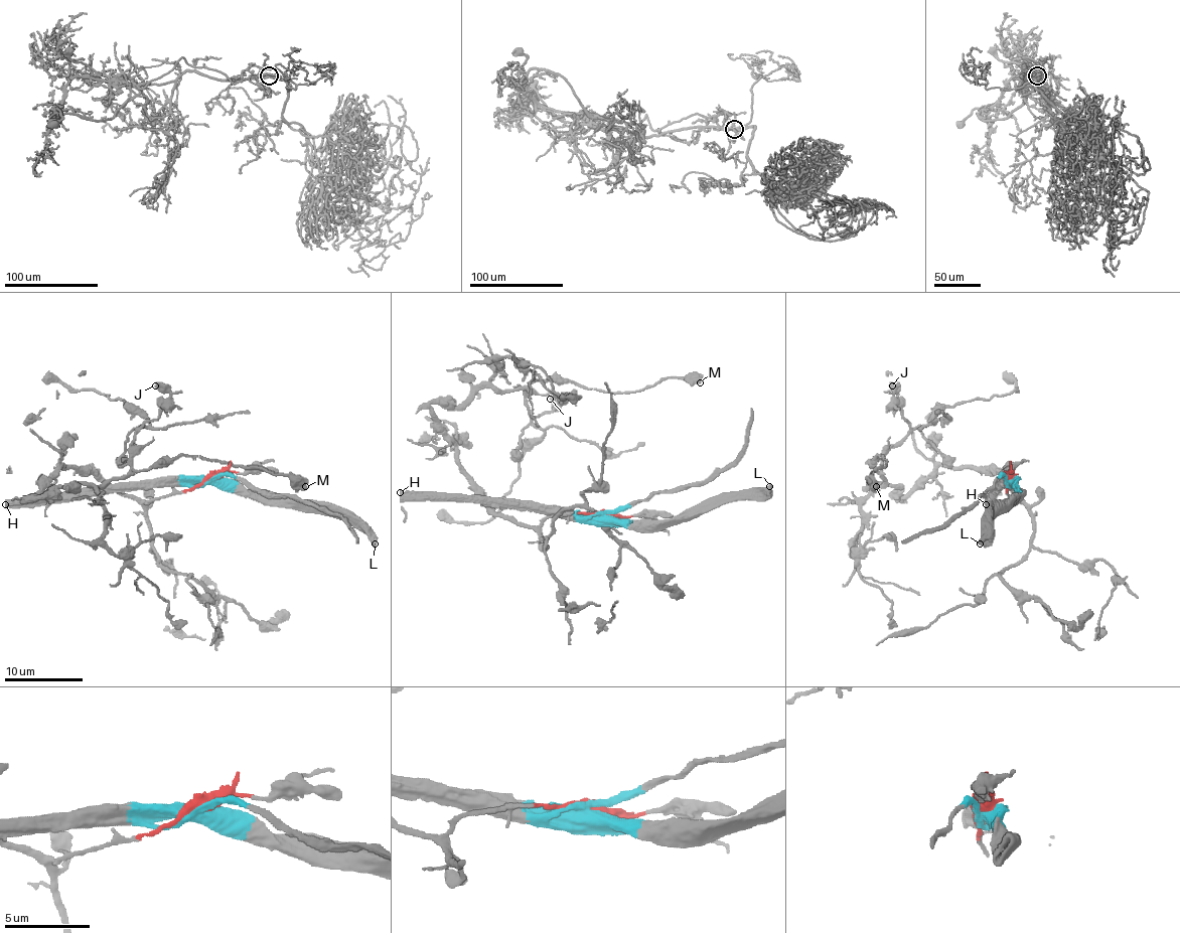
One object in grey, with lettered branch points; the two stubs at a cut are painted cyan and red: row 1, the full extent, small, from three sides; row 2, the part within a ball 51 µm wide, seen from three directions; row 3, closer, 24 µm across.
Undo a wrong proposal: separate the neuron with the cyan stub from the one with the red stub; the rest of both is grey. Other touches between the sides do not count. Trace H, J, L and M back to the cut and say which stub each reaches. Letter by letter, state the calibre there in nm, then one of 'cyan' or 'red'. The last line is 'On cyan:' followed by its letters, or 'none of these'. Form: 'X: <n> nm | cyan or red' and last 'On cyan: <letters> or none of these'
H: 650 nm | cyan
J: 500 nm | red
L: 500 nm | cyan
M: 700 nm | red
On cyan: H, L

